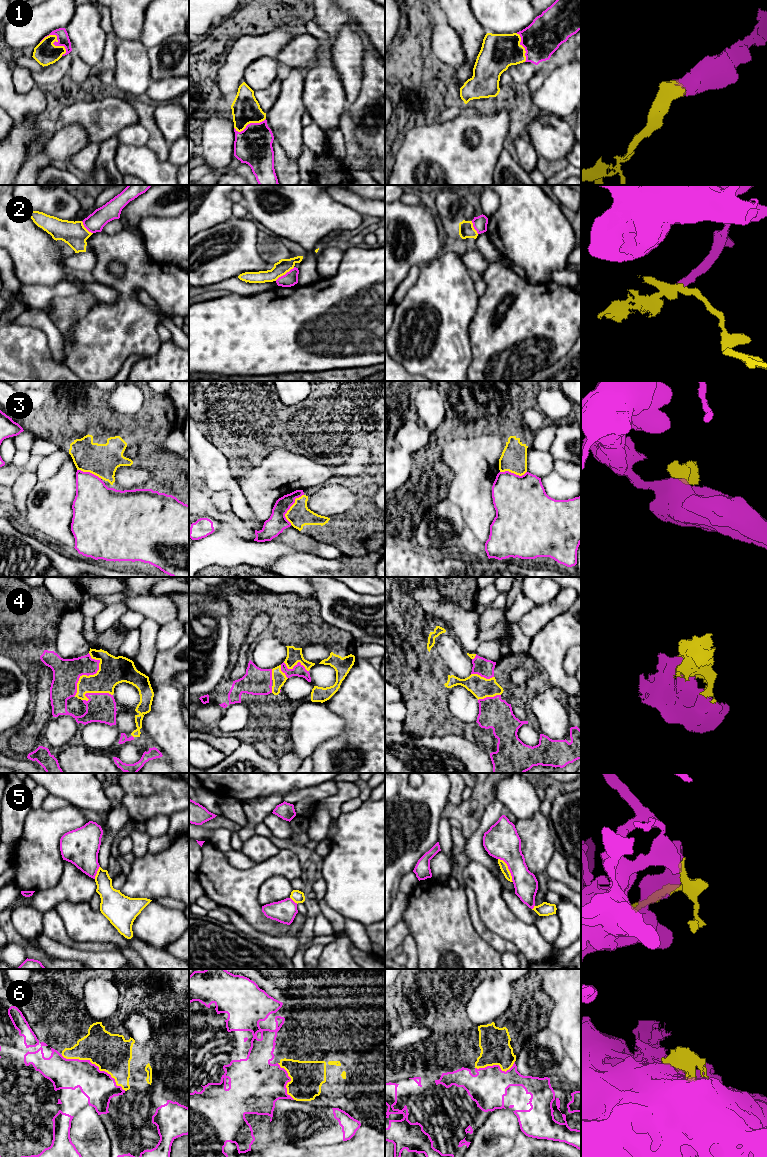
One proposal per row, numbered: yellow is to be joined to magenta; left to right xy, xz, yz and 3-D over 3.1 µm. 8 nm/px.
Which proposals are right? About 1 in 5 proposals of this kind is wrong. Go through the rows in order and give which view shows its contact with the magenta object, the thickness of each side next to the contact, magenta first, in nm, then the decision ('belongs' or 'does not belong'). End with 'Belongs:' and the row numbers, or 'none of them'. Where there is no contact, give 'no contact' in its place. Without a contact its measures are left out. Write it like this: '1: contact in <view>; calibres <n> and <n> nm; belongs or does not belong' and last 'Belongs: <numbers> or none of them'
1: contact in xy; calibres 100 and 190 nm; belongs
2: contact in xz; calibres 110 and 120 nm; does not belong
3: contact in xz; calibres 150 and 180 nm; does not belong
4: contact in xy; calibres 220 and 220 nm; belongs
5: contact in yz; calibres 280 and 60 nm; belongs
6: contact in xy; calibres 260 and 300 nm; does not belong
Belongs: 1, 4, 5

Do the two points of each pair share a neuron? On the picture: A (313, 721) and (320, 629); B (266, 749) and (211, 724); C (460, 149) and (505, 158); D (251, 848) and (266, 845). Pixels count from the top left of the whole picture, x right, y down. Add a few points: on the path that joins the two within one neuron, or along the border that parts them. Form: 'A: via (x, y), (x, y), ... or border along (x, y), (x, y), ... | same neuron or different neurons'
A: border along (311, 700), (322, 703) | different neurons
B: border along (266, 739), (254, 741), (251, 744) | different neurons
C: border along (504, 148), (492, 174) | different neurons
D: via (255, 848), (262, 848) | same neuron

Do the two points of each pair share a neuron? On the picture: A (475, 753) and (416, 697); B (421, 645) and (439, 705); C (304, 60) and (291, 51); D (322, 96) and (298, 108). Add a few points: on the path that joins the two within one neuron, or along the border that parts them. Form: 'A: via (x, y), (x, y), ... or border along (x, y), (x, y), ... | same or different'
A: border along (432, 735), (457, 734), (462, 736) | different
B: via (412, 660), (412, 678), (424, 690) | same
C: via (301, 57), (298, 54), (294, 54) | same
D: border along (305, 81), (303, 103), (306, 111) | different

